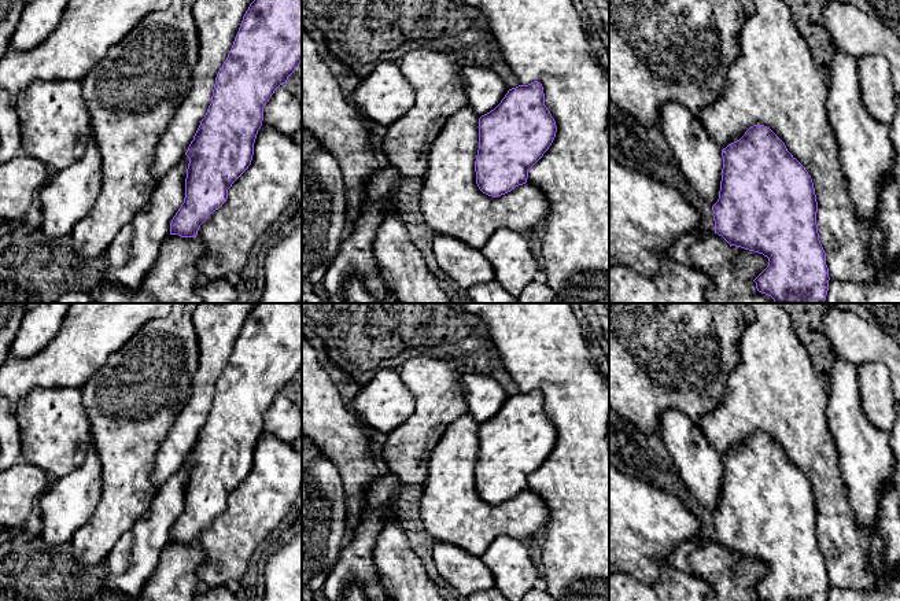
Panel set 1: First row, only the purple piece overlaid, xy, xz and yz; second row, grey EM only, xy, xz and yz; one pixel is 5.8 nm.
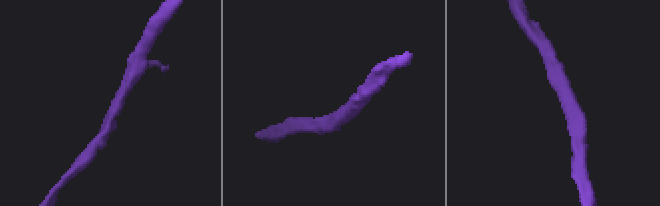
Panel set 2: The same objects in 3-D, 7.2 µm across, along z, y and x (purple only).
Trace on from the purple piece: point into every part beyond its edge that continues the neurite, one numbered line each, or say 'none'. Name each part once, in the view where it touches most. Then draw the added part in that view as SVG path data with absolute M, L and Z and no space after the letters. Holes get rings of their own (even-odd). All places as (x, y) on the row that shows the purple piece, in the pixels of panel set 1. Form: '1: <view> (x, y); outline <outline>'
1: xy (131, 255); outline M189 158L171 167L158 182L148 203L136 213L106 250L104 283L139 288L155 265L163 240L170 235L170 222L185 198Z

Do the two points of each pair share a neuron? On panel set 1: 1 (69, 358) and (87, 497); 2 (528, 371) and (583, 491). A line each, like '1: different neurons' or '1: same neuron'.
1: different neurons
2: same neuron

